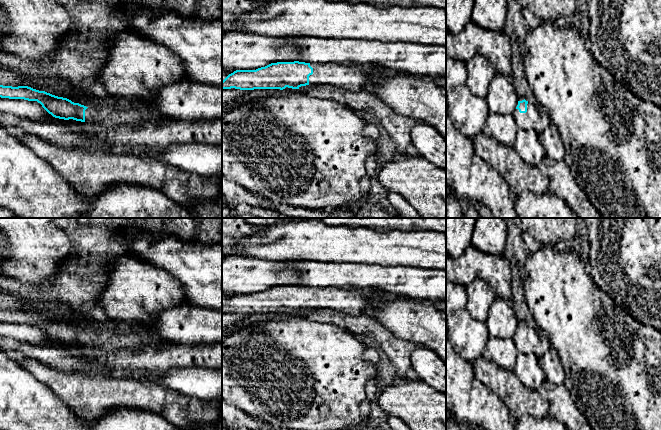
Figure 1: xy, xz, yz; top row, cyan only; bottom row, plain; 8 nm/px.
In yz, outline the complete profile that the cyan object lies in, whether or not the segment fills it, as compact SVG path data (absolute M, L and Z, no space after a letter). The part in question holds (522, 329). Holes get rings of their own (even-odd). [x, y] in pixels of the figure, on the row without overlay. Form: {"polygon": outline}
{"polygon": "M518 321L518 329L513 337L518 352L523 354L534 354L540 358L546 352L546 346L542 338L534 328Z"}

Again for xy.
{"polygon": "M0 309L0 321L37 325L55 342L101 348L104 351L141 349L145 347L162 348L169 345L149 333L118 335L110 330L88 332L67 322L58 321L28 310L12 311Z"}

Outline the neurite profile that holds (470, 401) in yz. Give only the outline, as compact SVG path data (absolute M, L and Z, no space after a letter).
M447 335L446 409L459 423L476 424L485 430L515 430L509 408L476 378L472 362L456 354Z

